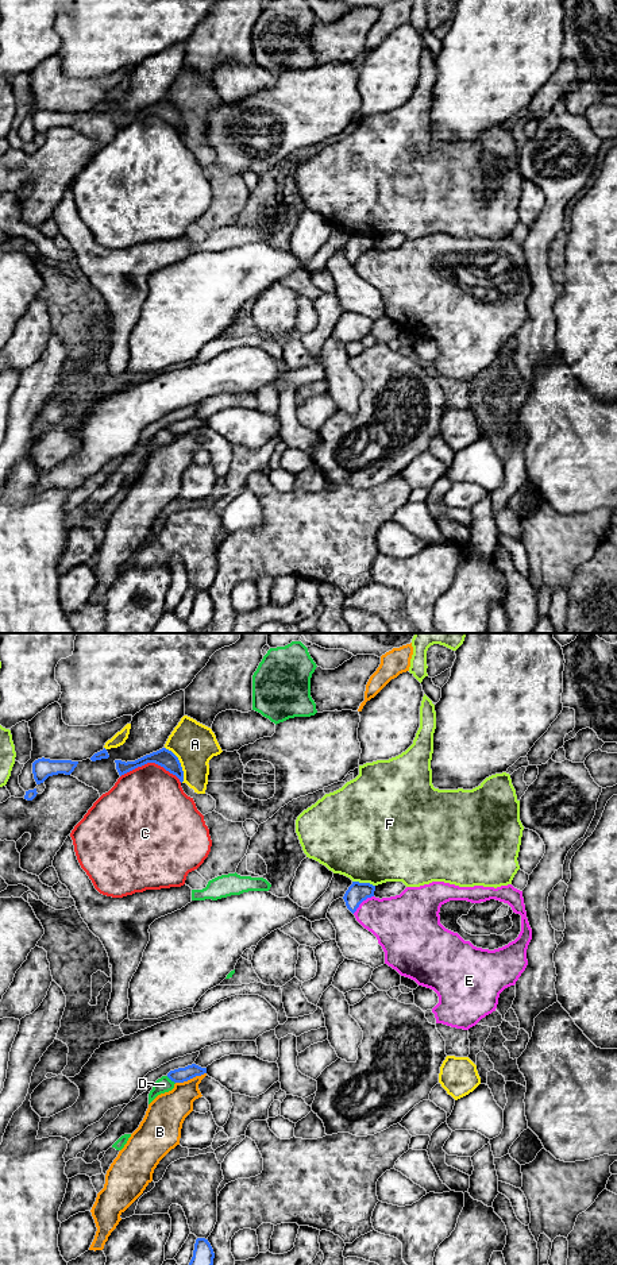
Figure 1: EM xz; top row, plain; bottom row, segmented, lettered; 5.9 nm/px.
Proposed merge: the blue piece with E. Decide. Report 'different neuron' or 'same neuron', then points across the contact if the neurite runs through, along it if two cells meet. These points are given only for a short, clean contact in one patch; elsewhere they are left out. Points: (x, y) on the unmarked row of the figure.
different neuron | along xz (373, 247), (367, 249), (353, 265)

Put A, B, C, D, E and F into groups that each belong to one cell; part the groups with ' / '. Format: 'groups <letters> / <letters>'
groups A / B / C / D / E / F

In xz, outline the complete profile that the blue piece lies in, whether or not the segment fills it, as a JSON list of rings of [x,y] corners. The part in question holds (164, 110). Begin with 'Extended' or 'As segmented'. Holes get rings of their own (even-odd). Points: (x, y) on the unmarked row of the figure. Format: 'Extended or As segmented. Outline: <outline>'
As segmented. Outline: [[[162,100],[157,104],[146,107],[135,113],[126,115],[122,112],[115,112],[115,115],[116,115],[116,122],[120,128],[138,120],[138,119],[142,119],[147,115],[155,115],[155,116],[163,119],[170,126],[176,127],[181,135],[184,134],[184,123],[182,123],[178,109],[166,100]]]

